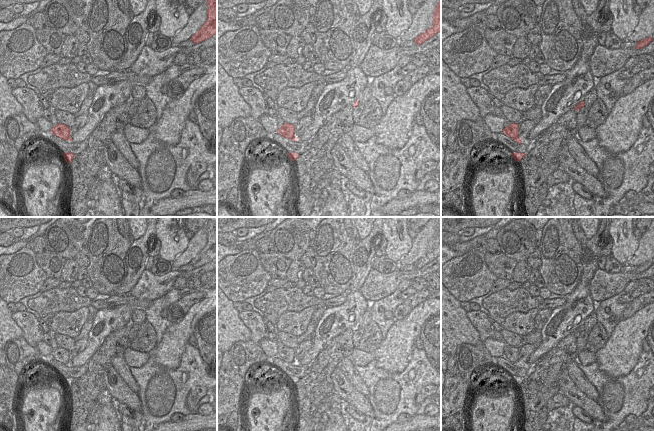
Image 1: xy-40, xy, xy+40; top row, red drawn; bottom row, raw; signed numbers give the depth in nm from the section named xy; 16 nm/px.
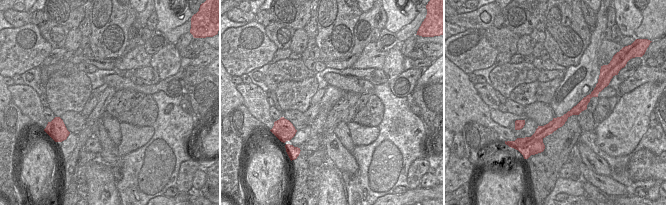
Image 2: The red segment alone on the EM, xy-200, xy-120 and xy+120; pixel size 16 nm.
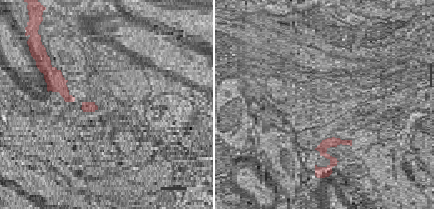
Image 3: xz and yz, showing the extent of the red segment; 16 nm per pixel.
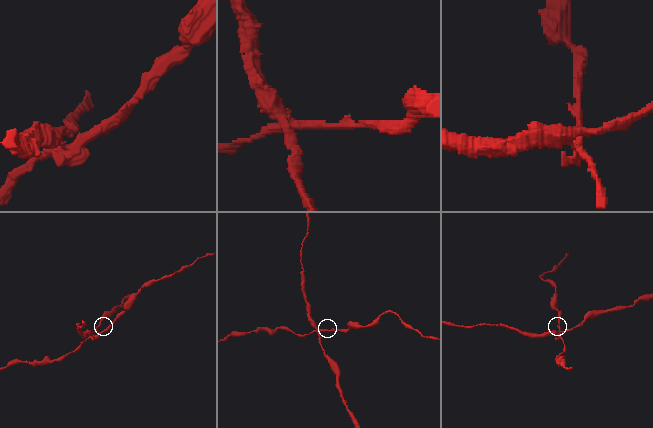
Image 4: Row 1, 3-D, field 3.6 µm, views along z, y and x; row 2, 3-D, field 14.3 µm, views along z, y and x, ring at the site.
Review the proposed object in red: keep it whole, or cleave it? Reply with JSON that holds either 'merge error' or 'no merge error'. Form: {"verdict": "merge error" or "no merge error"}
{"verdict": "merge error"}

